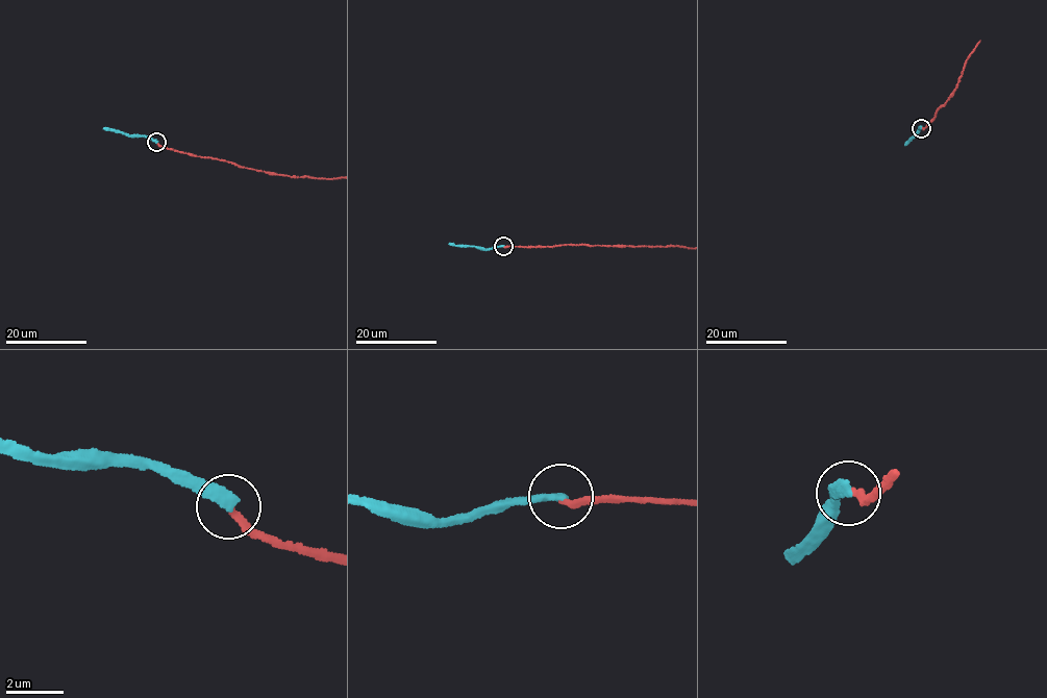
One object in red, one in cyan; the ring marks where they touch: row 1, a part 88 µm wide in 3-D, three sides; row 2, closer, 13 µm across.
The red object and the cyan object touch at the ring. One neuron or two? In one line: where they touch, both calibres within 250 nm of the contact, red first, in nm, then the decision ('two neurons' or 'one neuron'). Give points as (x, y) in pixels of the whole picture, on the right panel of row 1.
place (921, 128); calibres 240 and 340 nm; two neurons

